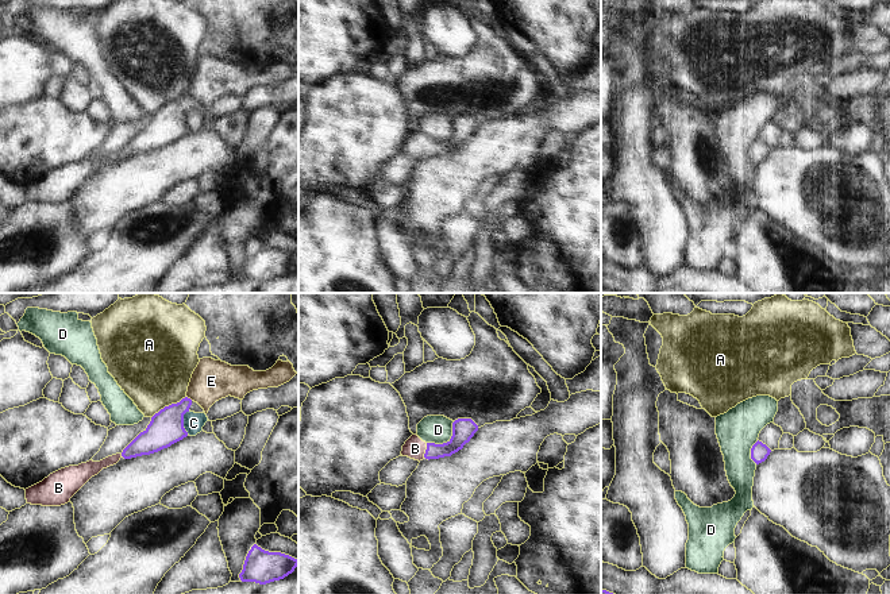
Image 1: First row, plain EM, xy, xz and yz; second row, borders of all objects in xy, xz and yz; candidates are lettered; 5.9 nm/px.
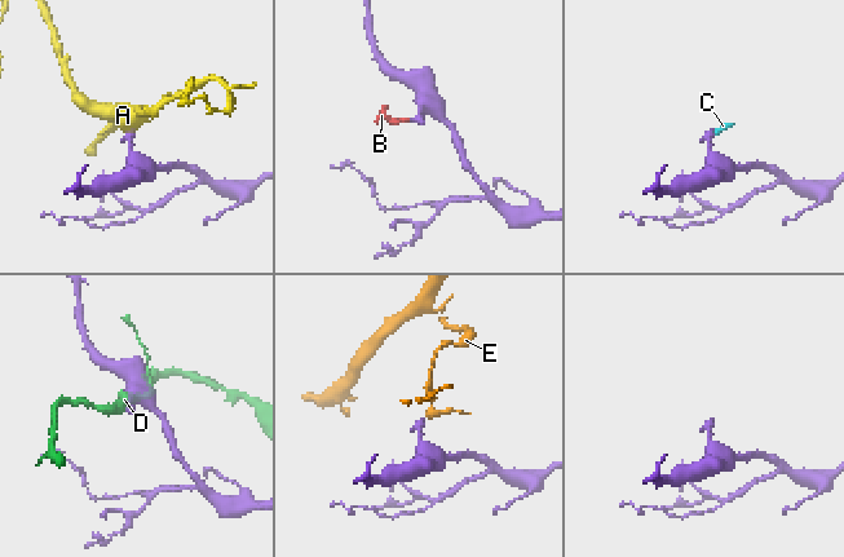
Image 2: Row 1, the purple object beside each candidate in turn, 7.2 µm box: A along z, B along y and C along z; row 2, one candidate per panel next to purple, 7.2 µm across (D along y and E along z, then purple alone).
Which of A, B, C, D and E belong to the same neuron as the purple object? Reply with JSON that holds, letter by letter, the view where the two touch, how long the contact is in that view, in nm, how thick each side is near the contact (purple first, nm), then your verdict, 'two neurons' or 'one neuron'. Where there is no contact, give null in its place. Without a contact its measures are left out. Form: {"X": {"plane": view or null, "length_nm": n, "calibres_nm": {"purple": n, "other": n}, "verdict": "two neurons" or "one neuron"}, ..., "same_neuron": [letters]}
{"A": {"plane": "xy", "length_nm": 240, "calibres_nm": {"purple": 200, "other": 460}, "verdict": "two neurons"}, "B": {"plane": "xz", "length_nm": 90, "calibres_nm": {"purple": 130, "other": 130}, "verdict": "one neuron"}, "C": {"plane": "xy", "length_nm": 140, "calibres_nm": {"purple": 200, "other": 120}, "verdict": "two neurons"}, "D": {"plane": "xz", "length_nm": 220, "calibres_nm": {"purple": 140, "other": 170}, "verdict": "two neurons"}, "E": {"plane": "xy", "length_nm": 50, "calibres_nm": {"purple": 200, "other": 240}, "verdict": "two neurons"}, "same_neuron": ["B"]}

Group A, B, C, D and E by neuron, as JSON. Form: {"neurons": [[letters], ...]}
{"neurons": [["A", "C"], ["B"], ["D"], ["E"]]}

